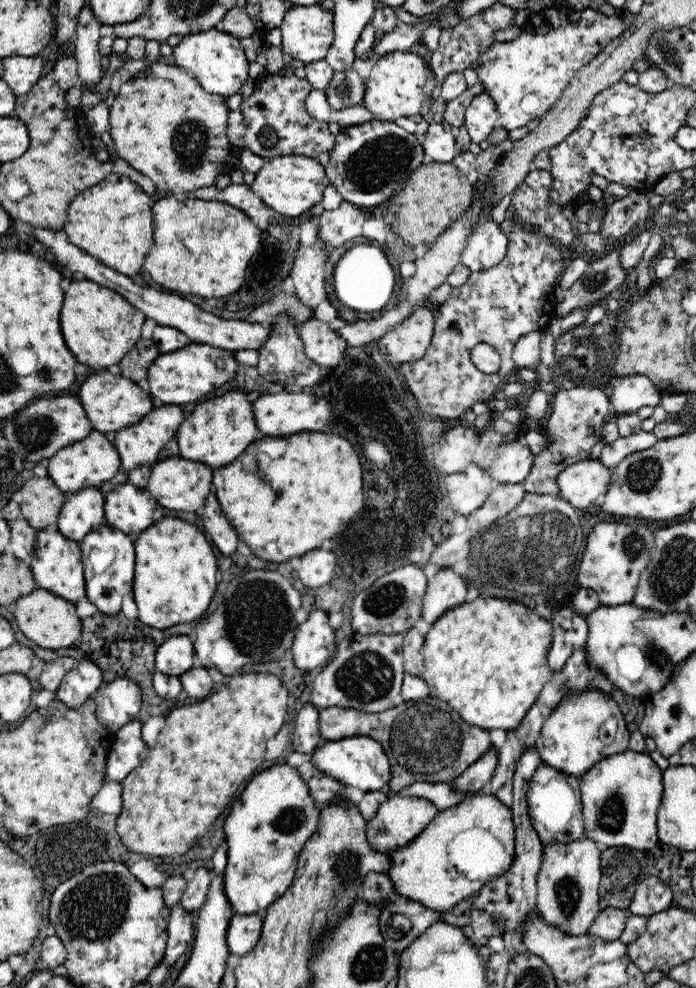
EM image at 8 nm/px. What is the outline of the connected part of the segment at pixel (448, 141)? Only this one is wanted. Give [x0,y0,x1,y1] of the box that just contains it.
[420,120,458,162]

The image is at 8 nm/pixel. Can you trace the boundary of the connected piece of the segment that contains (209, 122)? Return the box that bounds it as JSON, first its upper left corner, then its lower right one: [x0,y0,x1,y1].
[108,61,234,198]

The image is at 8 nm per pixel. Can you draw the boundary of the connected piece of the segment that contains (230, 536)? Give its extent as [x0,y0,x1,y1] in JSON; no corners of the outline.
[200,494,238,556]

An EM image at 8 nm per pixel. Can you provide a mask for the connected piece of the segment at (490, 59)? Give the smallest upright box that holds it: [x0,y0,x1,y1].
[470,8,625,131]

